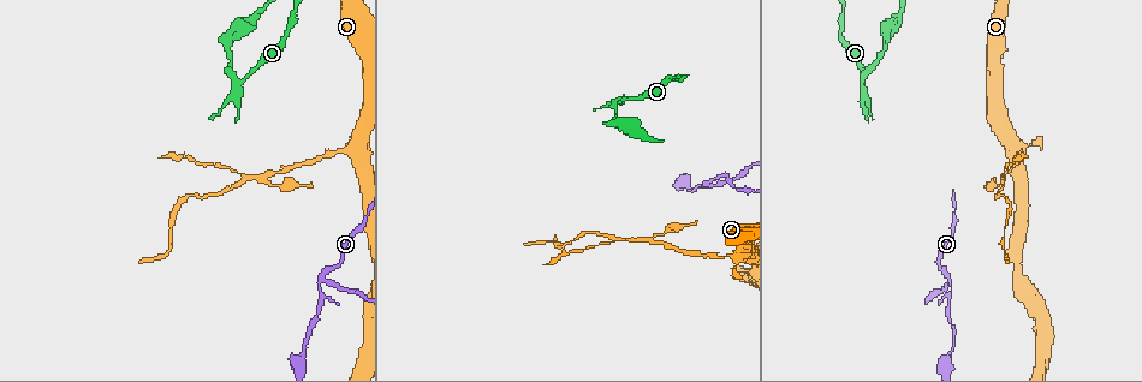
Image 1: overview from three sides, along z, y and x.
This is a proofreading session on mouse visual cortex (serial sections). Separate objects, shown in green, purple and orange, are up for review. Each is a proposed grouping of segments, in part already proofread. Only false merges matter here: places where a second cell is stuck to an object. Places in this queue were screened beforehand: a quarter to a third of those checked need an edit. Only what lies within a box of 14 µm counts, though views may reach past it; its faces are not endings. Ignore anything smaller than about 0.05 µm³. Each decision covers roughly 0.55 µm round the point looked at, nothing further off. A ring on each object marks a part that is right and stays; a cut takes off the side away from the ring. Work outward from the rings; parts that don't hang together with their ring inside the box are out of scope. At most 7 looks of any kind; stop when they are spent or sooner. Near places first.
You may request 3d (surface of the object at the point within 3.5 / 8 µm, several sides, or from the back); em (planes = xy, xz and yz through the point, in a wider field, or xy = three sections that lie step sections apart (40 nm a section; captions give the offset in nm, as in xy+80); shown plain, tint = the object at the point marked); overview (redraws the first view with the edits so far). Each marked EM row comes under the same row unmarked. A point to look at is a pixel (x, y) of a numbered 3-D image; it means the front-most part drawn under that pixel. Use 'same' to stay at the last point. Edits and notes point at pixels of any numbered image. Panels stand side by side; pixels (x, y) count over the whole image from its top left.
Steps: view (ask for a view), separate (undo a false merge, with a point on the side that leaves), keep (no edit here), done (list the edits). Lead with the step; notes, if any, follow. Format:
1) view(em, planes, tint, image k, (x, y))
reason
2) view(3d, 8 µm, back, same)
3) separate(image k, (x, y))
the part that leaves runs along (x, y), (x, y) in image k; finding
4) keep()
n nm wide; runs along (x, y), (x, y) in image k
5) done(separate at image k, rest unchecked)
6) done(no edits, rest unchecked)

view(3d, 8 µm, image 1, (1017, 149))
thin arm on a thick one

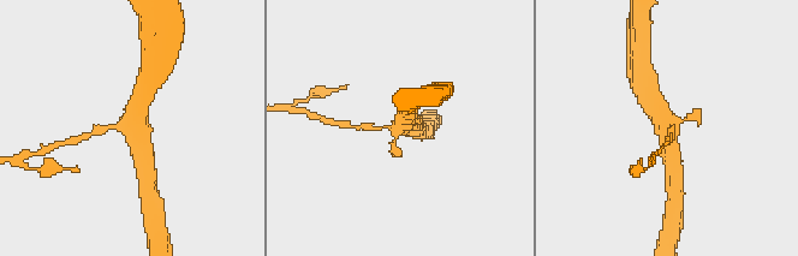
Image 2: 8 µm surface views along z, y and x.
view(em, xy, step 3, tint, image 2, (125, 125))
now the EM

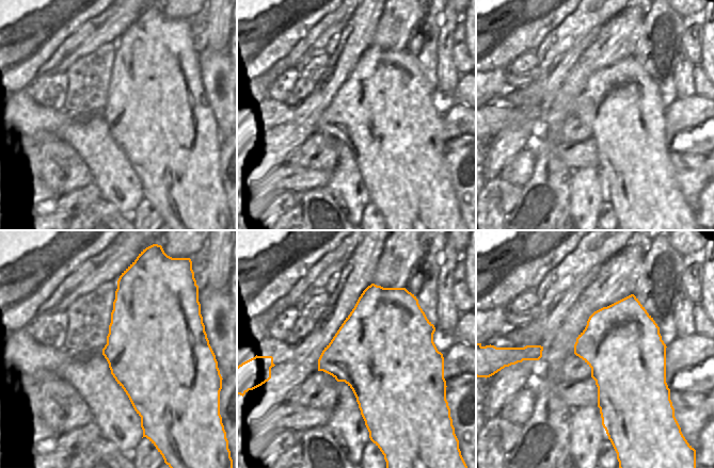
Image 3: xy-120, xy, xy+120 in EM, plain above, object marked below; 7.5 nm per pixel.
separate(image 2, (85, 136))
the part that leaves runs along (107, 128), (59, 143) in image 2; a second cell is stuck on

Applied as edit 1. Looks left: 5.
view(overview)
redraw

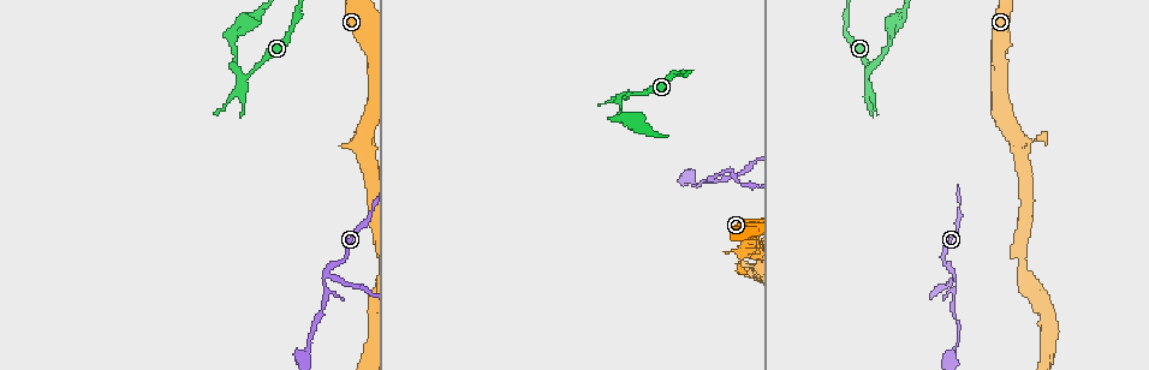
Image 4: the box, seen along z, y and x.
view(3d, 8 µm, back, image 4, (631, 93))
arms part here

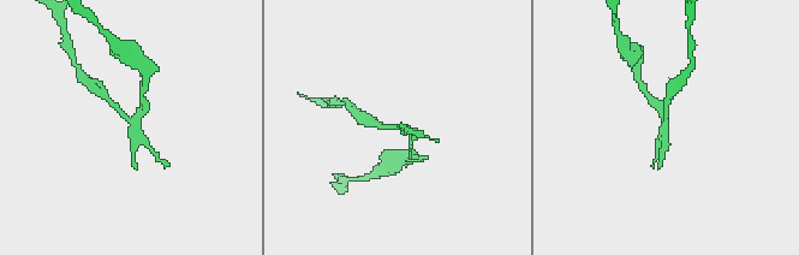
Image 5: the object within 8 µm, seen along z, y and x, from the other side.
view(em, planes, tint, image 5, (133, 122))

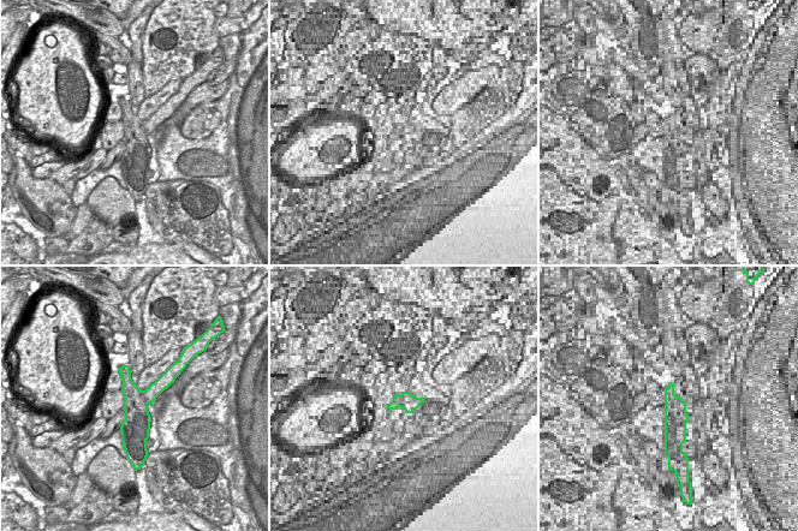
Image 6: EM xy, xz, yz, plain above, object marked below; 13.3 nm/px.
separate(image 5, (654, 102))
a second cell is stuck on

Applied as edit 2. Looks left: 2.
done(separate at image 2, separate at image 5, rest unchecked)

